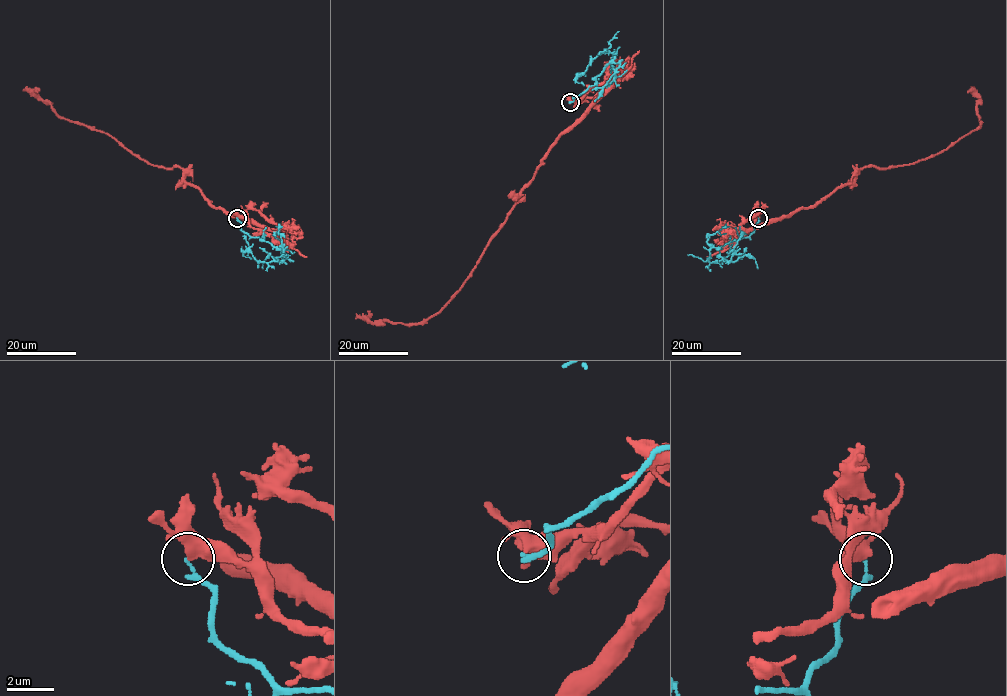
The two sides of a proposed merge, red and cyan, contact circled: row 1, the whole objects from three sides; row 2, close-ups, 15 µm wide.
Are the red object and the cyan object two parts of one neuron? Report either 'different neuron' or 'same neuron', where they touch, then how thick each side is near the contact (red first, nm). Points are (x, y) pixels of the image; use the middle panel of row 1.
different neuron; at (570, 102); 300 nm thick on the red side, 170 nm on the other

